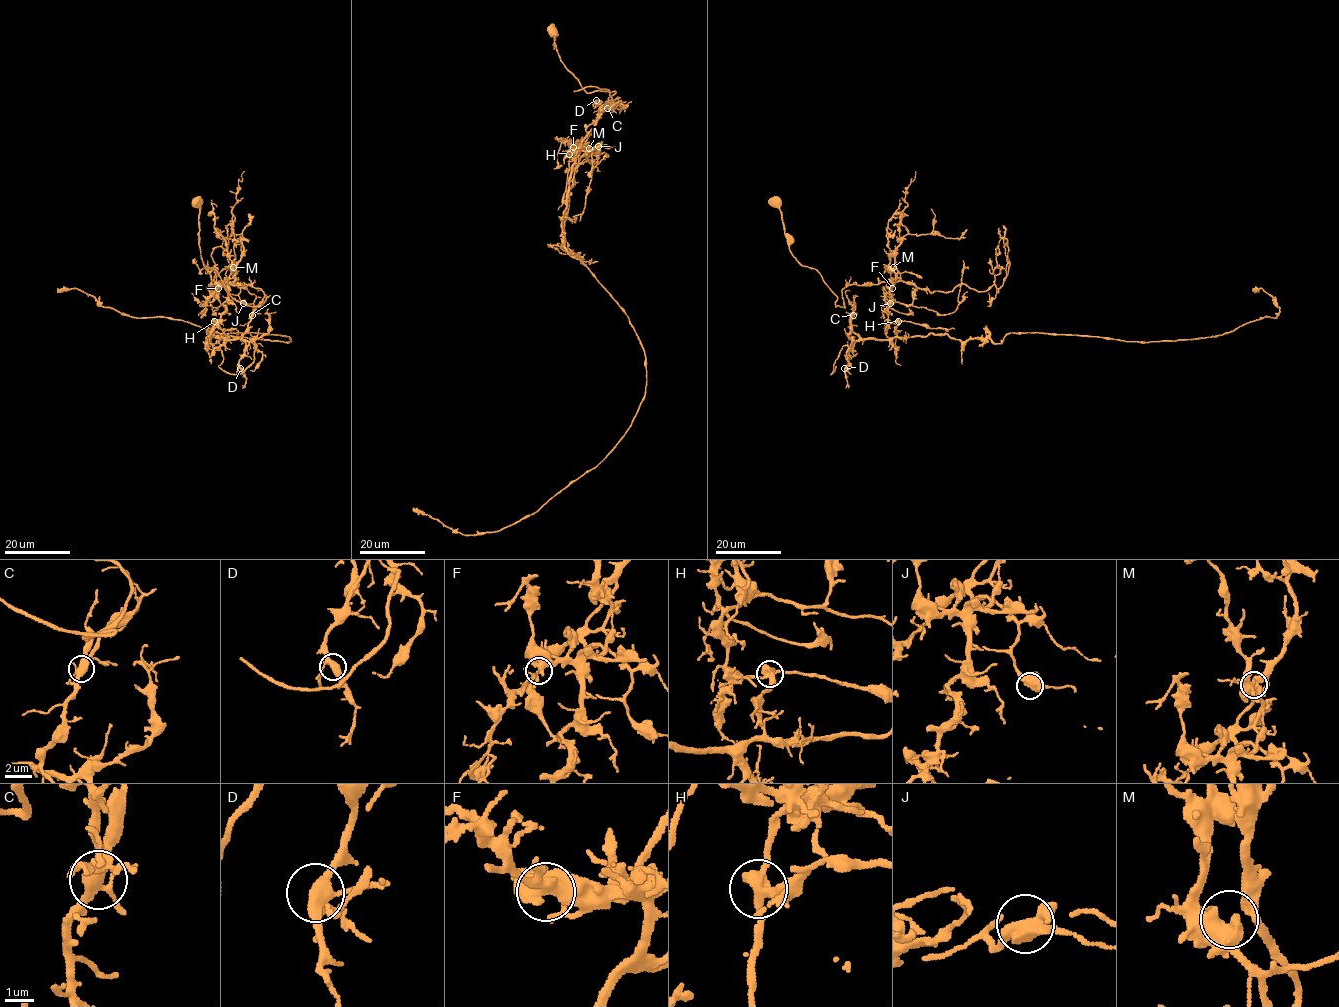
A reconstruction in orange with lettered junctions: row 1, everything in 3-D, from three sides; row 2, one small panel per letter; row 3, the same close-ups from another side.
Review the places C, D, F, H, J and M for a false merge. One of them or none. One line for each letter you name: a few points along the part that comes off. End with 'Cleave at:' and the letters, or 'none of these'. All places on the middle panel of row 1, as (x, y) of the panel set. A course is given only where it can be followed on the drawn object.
H: foreign part runs (569, 154), (578, 150), (563, 247), (627, 316), (645, 397), (597, 465), (517, 521), (466, 534), (413, 509)
Cleave at: H

